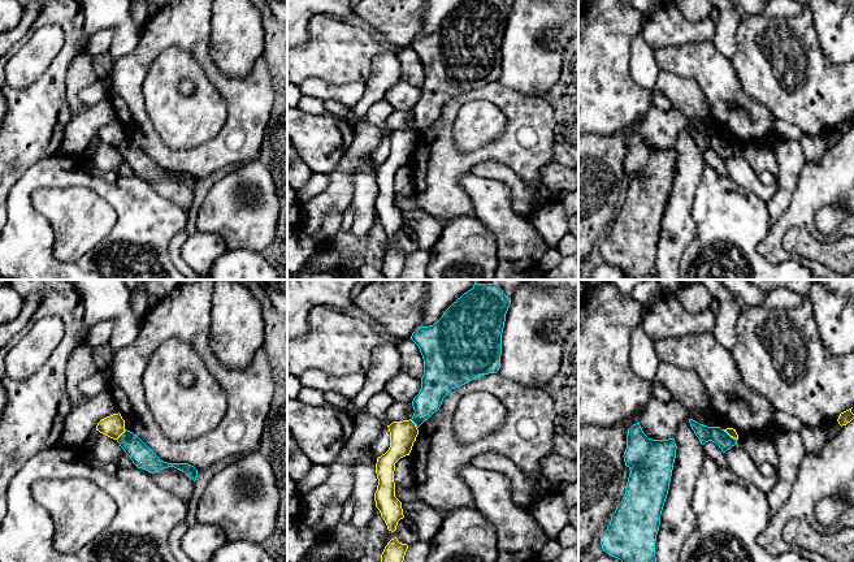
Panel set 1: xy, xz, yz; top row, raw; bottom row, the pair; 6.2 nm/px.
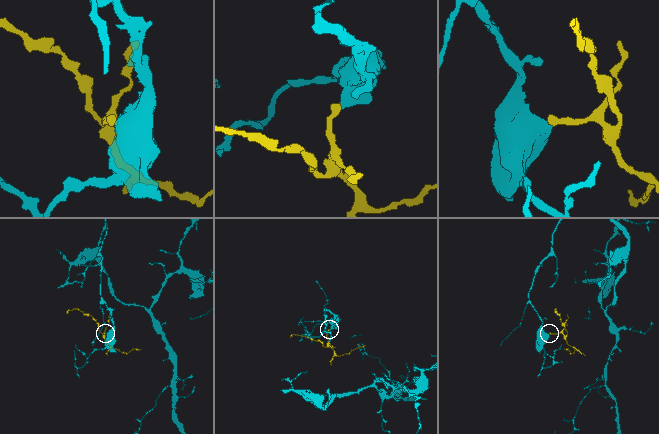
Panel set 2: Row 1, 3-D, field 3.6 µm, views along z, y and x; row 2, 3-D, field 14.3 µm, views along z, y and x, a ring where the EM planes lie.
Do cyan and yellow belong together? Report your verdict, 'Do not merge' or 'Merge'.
Do not merge

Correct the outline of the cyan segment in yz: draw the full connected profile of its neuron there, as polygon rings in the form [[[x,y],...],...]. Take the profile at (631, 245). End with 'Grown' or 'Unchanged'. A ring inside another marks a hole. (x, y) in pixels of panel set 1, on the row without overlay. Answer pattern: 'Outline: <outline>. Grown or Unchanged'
Outline: [[[640,131],[628,138],[625,174],[630,178],[625,203],[611,222],[607,238],[601,243],[602,258],[620,268],[627,277],[634,280],[659,280],[655,265],[655,250],[660,234],[662,219],[668,203],[673,172],[676,167],[675,147],[649,147]]]. Unchanged

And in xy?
Outline: [[[127,138],[117,147],[117,151],[138,177],[153,182],[168,176],[174,176],[185,181],[194,190],[198,186],[198,178],[194,174],[161,169],[136,143]]]. Unchanged

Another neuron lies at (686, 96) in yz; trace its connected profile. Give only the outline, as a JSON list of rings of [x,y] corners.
[[[659,70],[656,85],[651,92],[653,95],[664,94],[673,103],[673,109],[686,117],[689,127],[707,135],[718,135],[711,120],[711,107],[694,81]]]

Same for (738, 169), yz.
[[[738,154],[724,161],[729,177],[738,185],[754,191],[760,199],[768,203],[779,191],[779,183],[763,185],[749,163]]]

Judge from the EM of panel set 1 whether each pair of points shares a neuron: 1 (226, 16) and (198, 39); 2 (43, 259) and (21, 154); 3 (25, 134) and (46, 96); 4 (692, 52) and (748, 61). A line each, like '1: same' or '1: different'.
1: different
2: different
3: same
4: different

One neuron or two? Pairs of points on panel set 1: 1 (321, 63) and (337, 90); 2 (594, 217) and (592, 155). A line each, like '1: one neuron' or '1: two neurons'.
1: two neurons
2: one neuron

